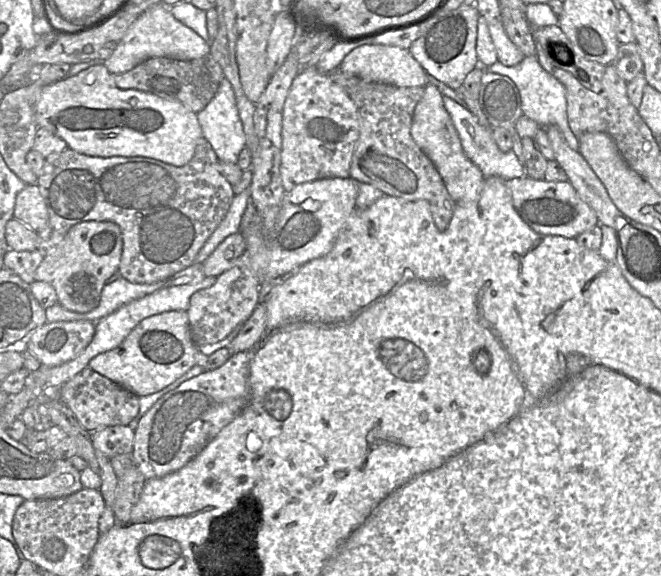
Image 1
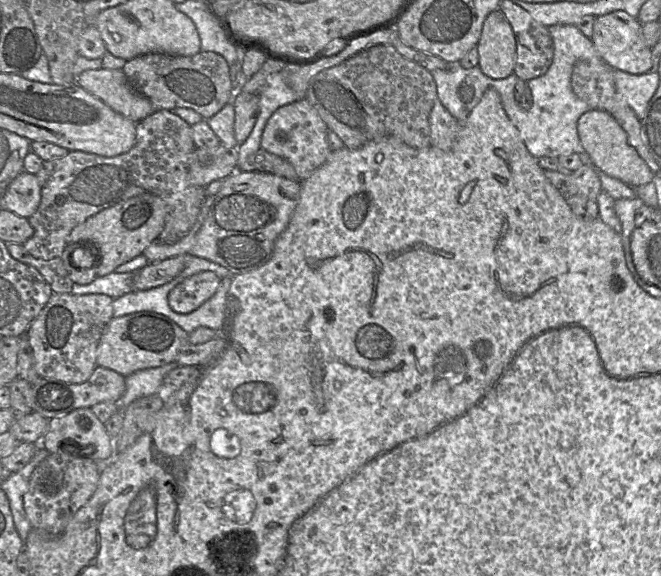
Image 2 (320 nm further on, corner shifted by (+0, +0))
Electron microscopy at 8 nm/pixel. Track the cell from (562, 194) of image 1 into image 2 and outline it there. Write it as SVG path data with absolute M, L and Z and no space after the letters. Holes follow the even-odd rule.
M582 165L569 172L560 191L566 199L576 194L582 194L590 200L597 200L602 192L598 170L593 165Z

